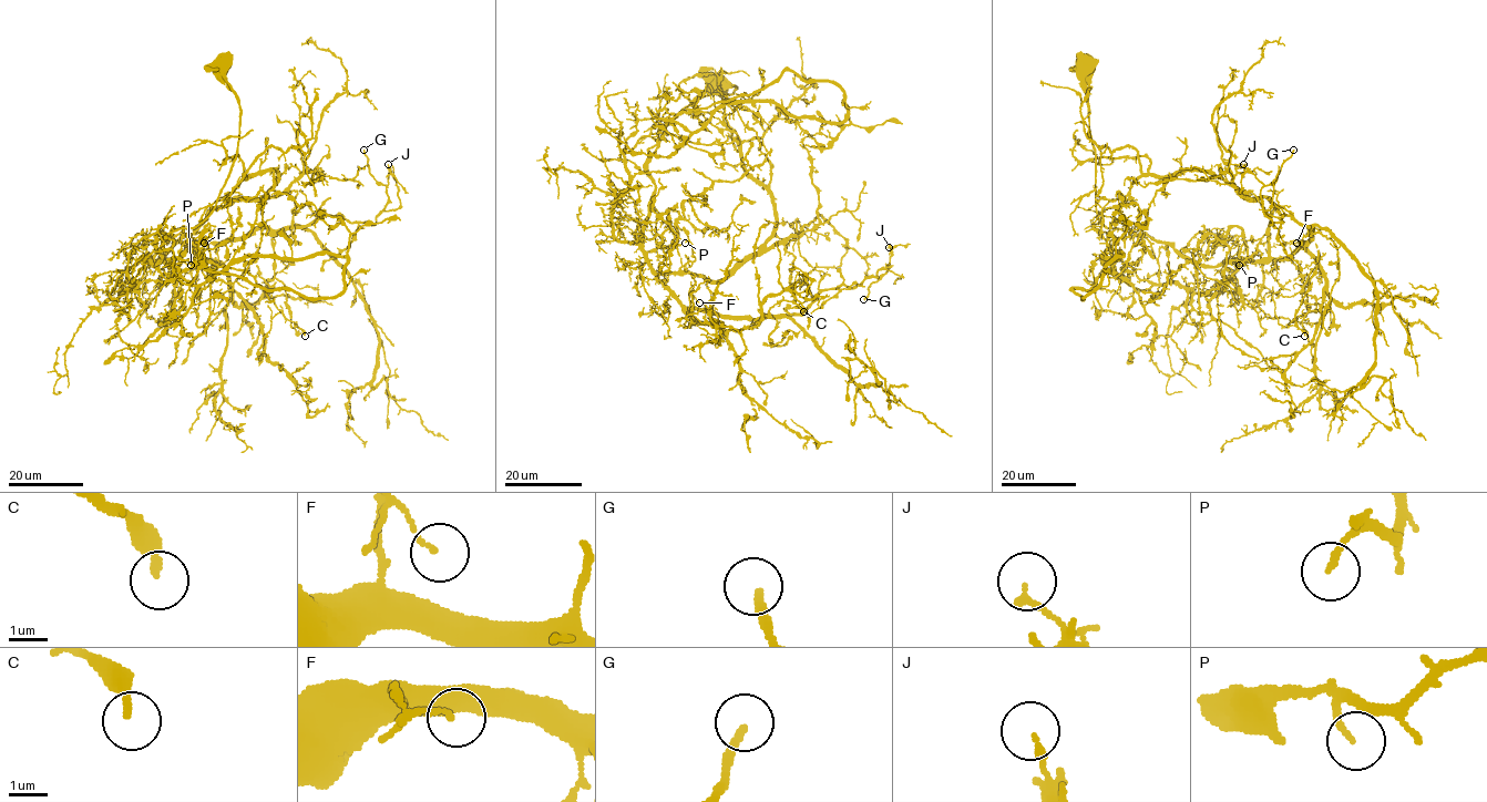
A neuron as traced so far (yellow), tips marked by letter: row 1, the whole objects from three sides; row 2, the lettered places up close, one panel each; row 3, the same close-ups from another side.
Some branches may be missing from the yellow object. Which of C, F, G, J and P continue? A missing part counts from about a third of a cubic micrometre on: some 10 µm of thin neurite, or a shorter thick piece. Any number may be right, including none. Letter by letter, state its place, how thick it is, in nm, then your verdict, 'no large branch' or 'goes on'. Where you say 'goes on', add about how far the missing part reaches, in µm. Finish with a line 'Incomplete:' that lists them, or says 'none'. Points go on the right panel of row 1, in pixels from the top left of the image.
C: (1304, 336) | 260 nm | no large branch
F: (1296, 243) | 110 nm | no large branch
G: (1293, 150) | 220 nm | no large branch
J: (1243, 164) | 160 nm | no large branch
P: (1239, 265) | 140 nm | no large branch
Incomplete: none

